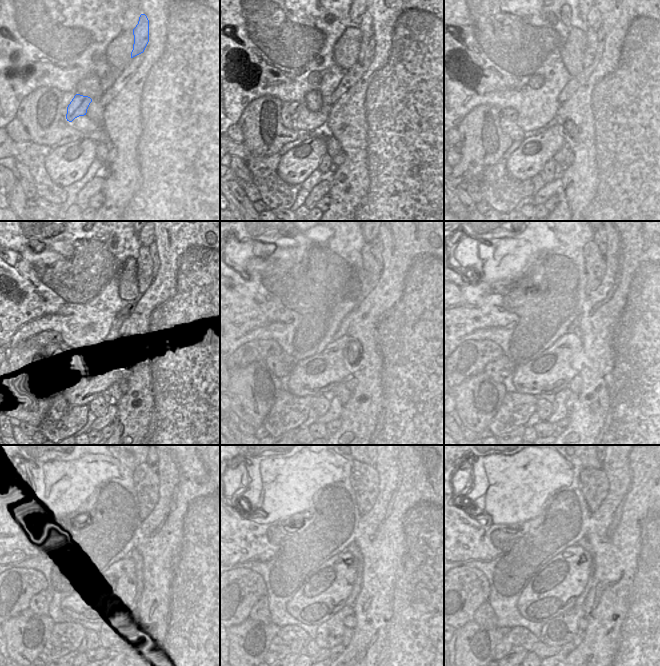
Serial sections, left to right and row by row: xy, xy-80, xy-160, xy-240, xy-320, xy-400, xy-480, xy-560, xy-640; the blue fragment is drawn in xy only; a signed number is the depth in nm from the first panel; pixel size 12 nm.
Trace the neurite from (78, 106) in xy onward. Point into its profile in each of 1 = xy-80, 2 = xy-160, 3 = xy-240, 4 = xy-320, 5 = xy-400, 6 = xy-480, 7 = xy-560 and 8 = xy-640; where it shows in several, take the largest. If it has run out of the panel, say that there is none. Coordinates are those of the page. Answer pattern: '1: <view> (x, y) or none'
1: xy-80 (294, 108)
2: xy-160 (510, 113)
3: xy-240 (49, 340)
4: xy-320 (259, 350)
5: xy-400 (470, 358)
6: xy-480 (16, 586)
7: xy-560 (240, 589)
8: xy-640 (464, 589)

